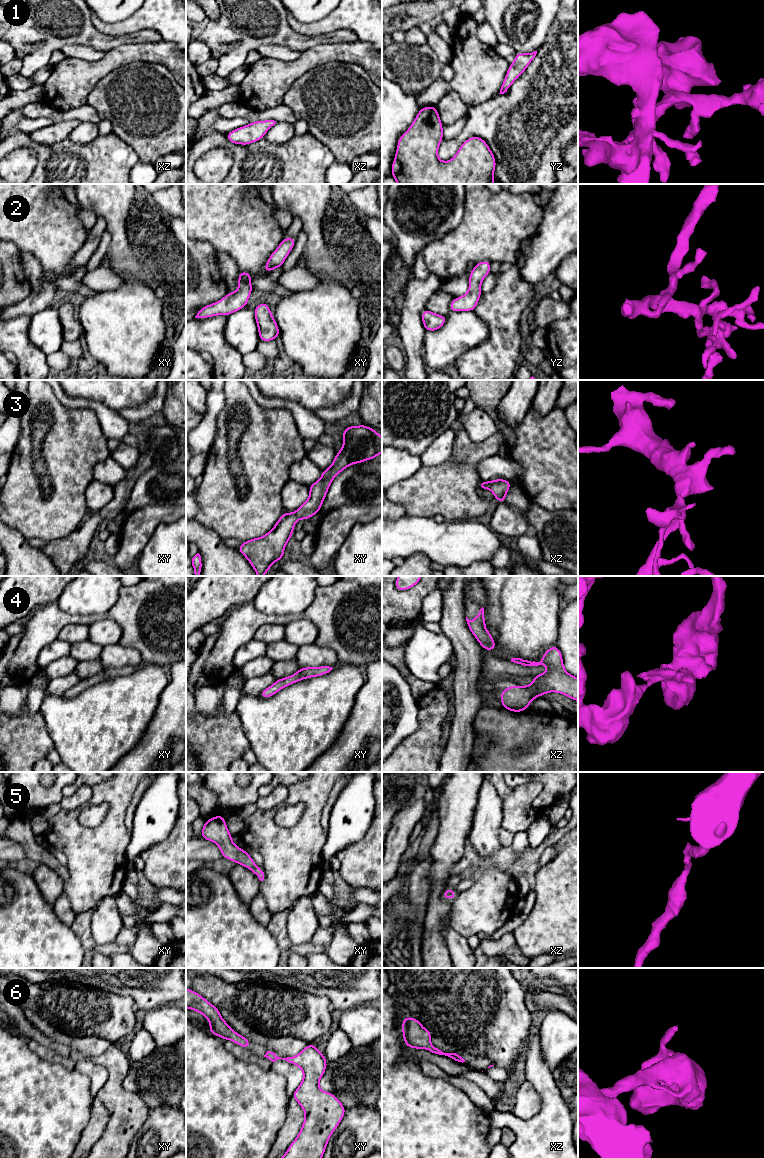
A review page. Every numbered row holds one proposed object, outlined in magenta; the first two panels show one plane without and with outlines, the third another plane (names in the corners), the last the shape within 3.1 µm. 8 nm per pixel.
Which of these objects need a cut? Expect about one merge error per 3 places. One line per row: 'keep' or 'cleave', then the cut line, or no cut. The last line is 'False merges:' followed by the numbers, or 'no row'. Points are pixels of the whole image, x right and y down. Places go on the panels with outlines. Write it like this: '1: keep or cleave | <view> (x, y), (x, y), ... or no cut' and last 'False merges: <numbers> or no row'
1: keep | no cut
2: keep | no cut
3: keep | no cut
4: keep | no cut
5: keep | no cut
6: keep | no cut
False merges: no row

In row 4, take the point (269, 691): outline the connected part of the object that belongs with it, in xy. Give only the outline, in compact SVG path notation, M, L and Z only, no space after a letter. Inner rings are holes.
M319 666L315 668L311 667L303 667L300 668L296 673L289 677L285 677L282 679L277 679L274 684L267 687L265 690L261 692L259 695L260 698L270 698L271 696L275 695L281 689L299 682L300 680L311 678L311 677L318 677L321 675L325 675L329 673L333 668L329 666Z

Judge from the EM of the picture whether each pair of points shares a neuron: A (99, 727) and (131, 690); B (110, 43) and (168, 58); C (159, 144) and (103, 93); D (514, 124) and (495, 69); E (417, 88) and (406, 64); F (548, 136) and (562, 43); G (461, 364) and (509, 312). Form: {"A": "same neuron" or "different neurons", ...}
{"A": "same neuron", "B": "different neurons", "C": "same neuron", "D": "different neurons", "E": "same neuron", "F": "same neuron", "G": "same neuron"}

